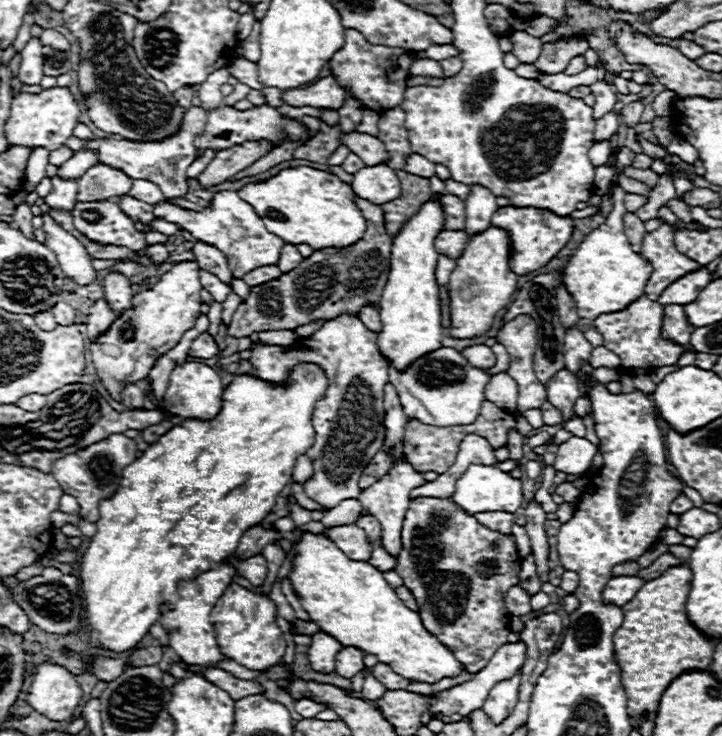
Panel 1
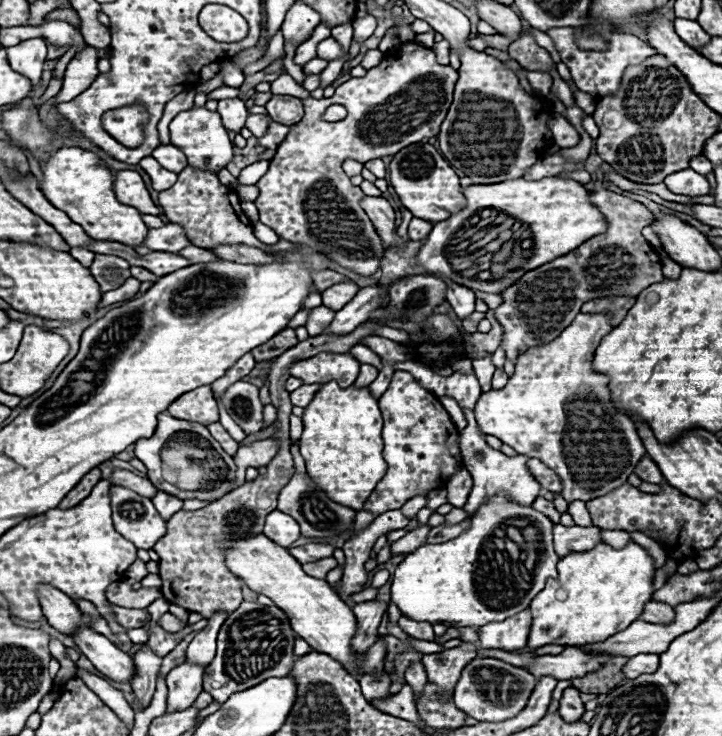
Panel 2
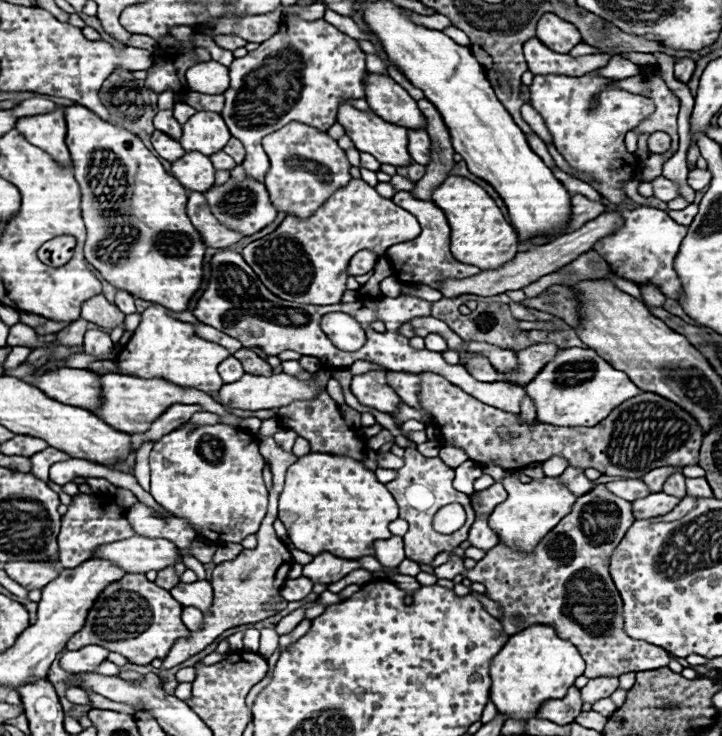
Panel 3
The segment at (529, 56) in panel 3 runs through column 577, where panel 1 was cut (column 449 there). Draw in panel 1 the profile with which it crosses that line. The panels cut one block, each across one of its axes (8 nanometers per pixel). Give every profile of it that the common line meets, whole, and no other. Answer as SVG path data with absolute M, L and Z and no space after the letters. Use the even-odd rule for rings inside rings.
M446 58L446 60L440 60L438 64L440 64L444 76L454 76L454 74L458 74L460 68L462 68L462 60L460 60L460 58Z

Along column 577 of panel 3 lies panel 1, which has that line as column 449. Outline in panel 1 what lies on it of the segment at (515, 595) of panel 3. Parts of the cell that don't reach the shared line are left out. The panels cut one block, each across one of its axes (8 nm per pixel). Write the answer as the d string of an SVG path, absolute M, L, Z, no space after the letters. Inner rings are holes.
M416 498L410 502L410 508L406 510L406 518L402 522L402 550L398 554L398 566L396 566L396 574L404 580L404 586L412 590L416 602L418 602L418 614L422 618L422 624L436 634L446 646L452 646L454 656L470 670L470 672L478 672L482 670L482 666L486 666L490 662L490 658L494 656L494 652L508 642L508 634L510 634L510 614L504 606L504 598L508 594L508 590L518 584L518 572L522 566L522 558L518 556L518 548L514 542L514 536L504 536L500 532L494 532L486 526L482 526L474 516L466 516L464 510L458 510L458 506L454 506L454 502L450 502L448 498Z

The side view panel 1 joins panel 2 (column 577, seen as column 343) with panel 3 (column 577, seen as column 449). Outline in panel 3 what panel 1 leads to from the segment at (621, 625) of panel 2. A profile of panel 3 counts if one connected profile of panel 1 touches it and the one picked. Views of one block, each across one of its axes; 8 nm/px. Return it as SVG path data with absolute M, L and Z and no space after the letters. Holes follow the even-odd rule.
M550 624L528 626L508 638L504 648L496 654L490 664L490 698L496 704L498 712L508 718L528 720L536 714L544 700L564 698L568 688L574 686L574 680L584 674L586 662L582 660L578 648L560 638Z

